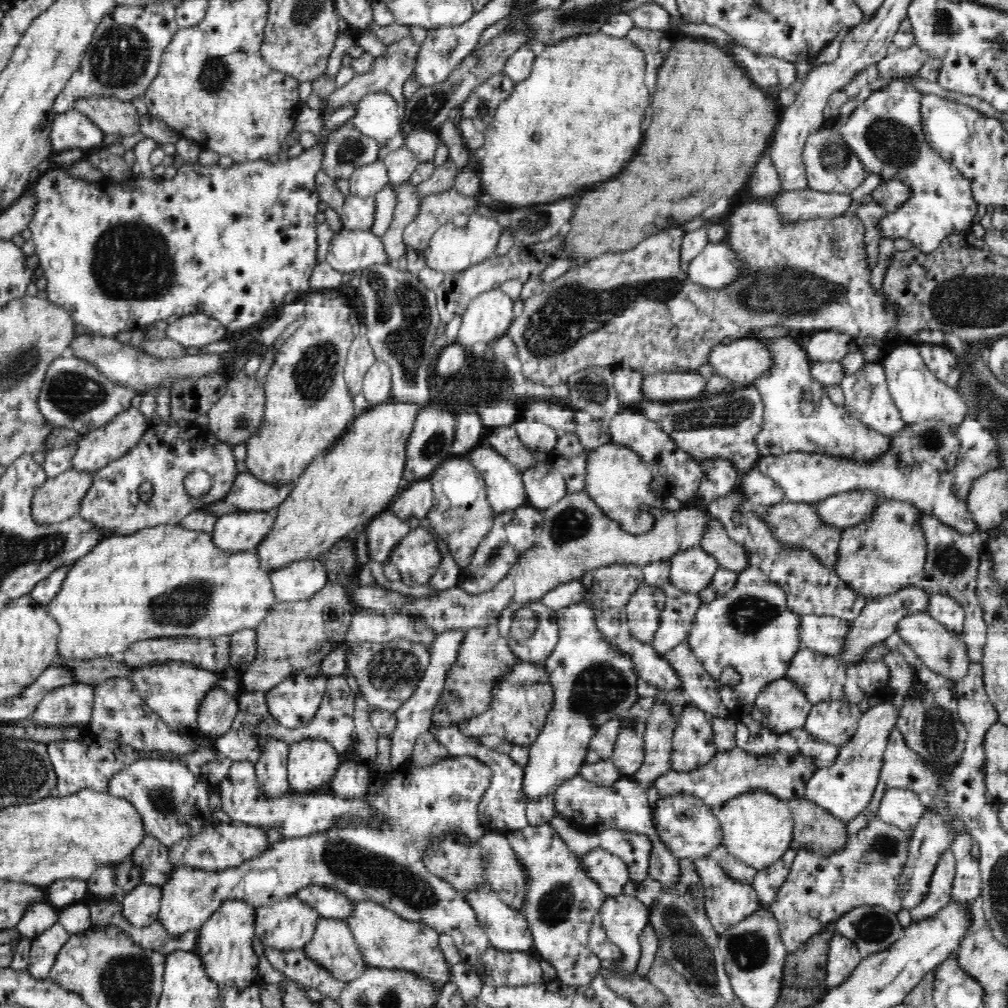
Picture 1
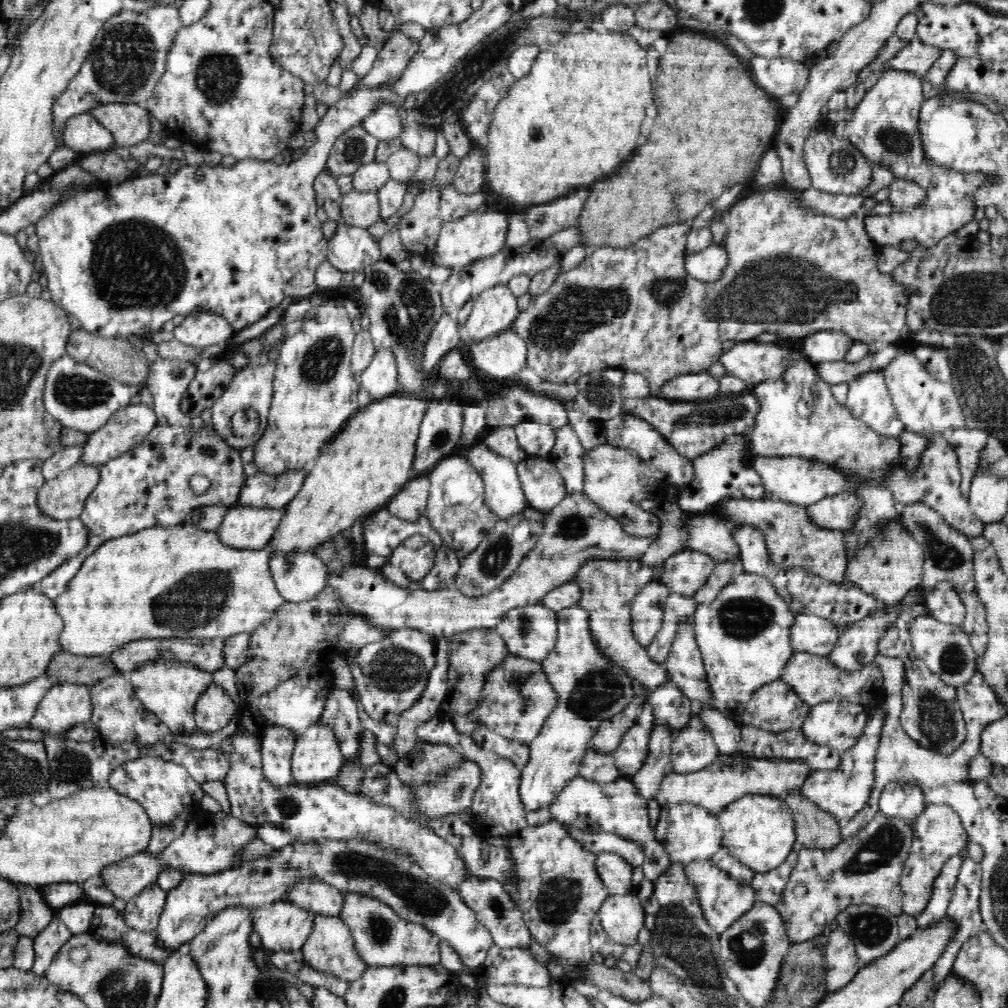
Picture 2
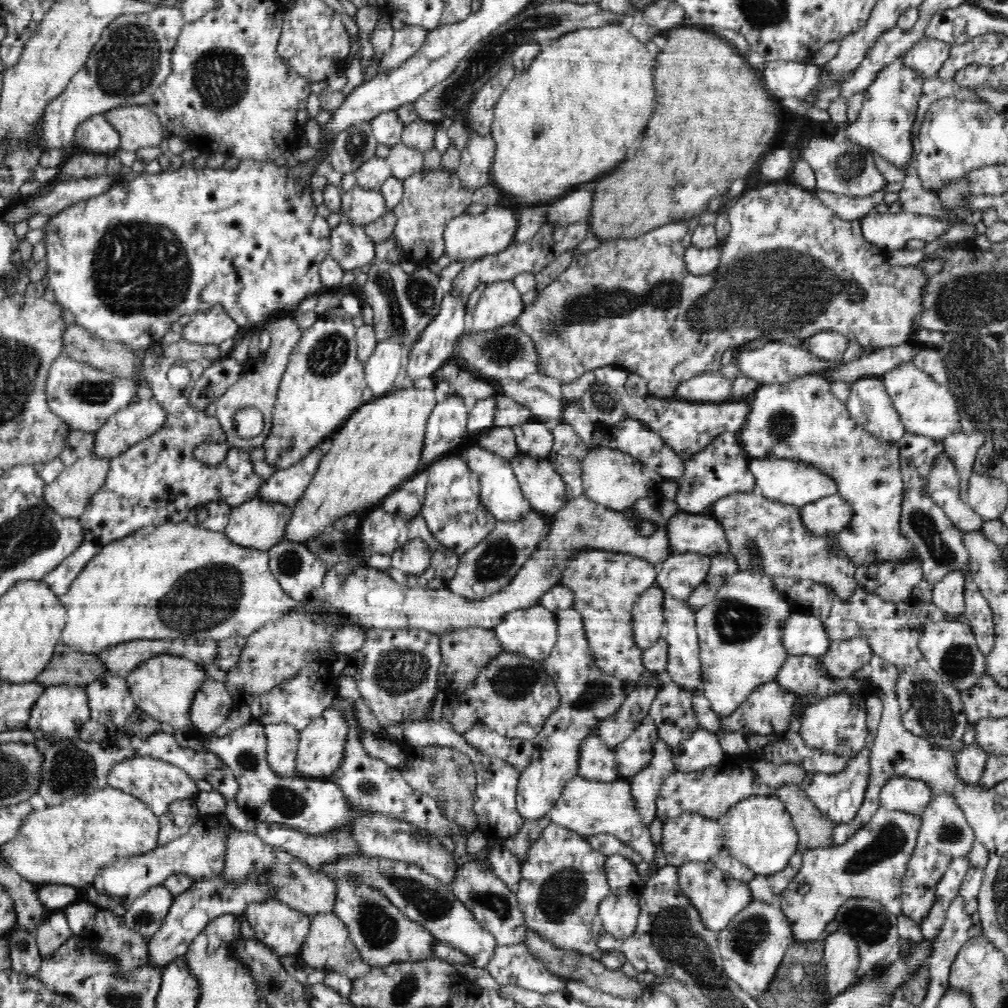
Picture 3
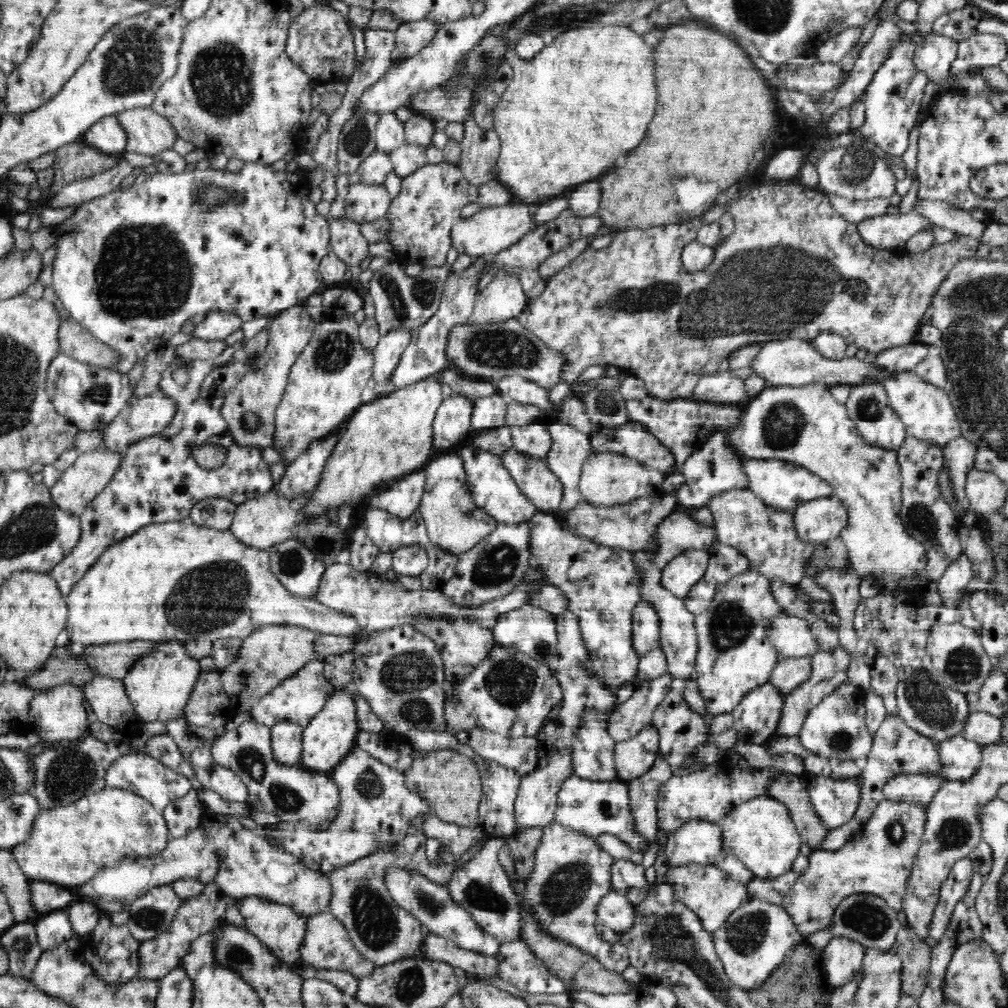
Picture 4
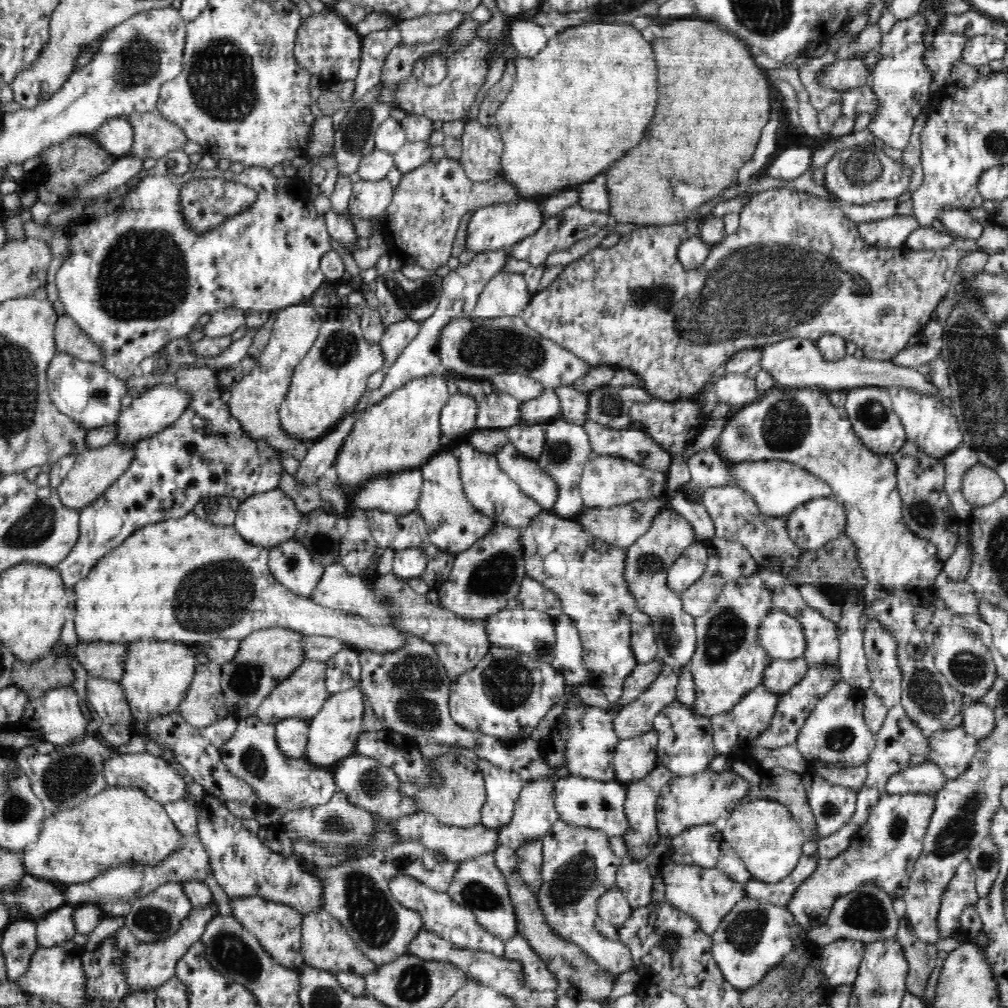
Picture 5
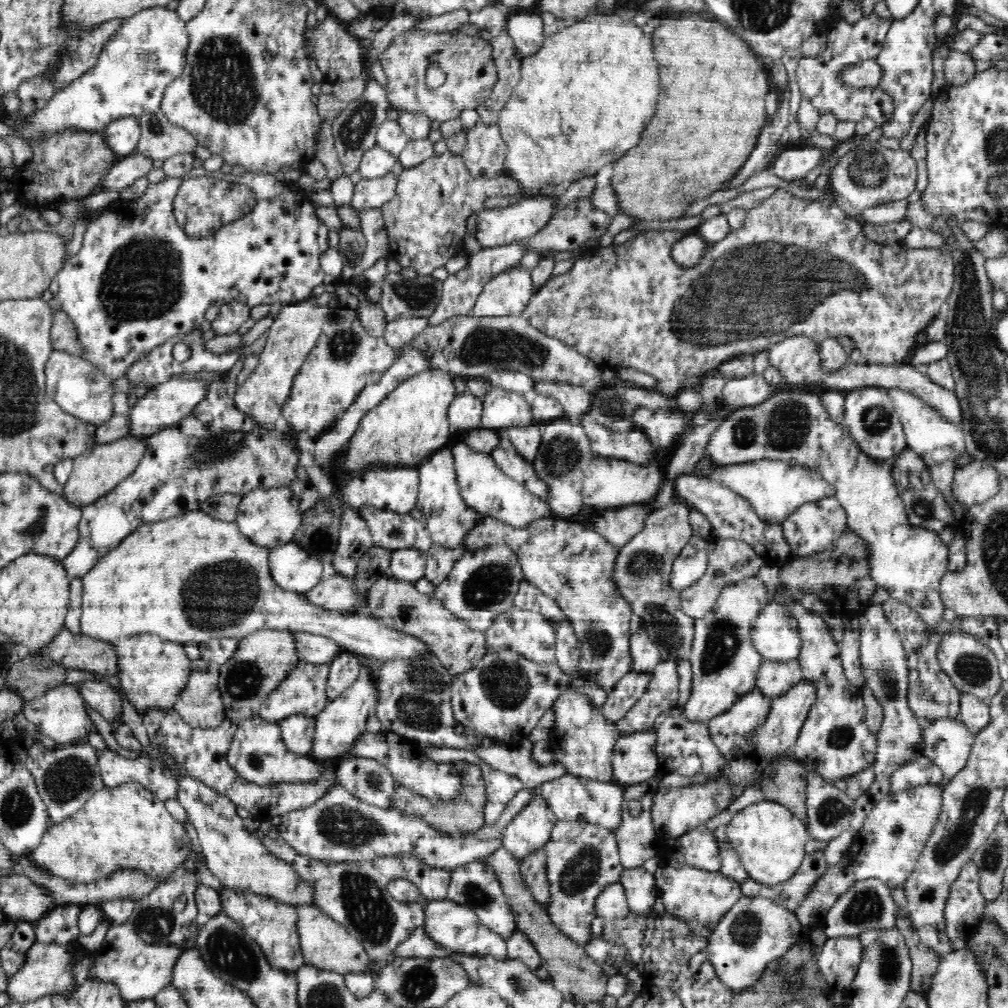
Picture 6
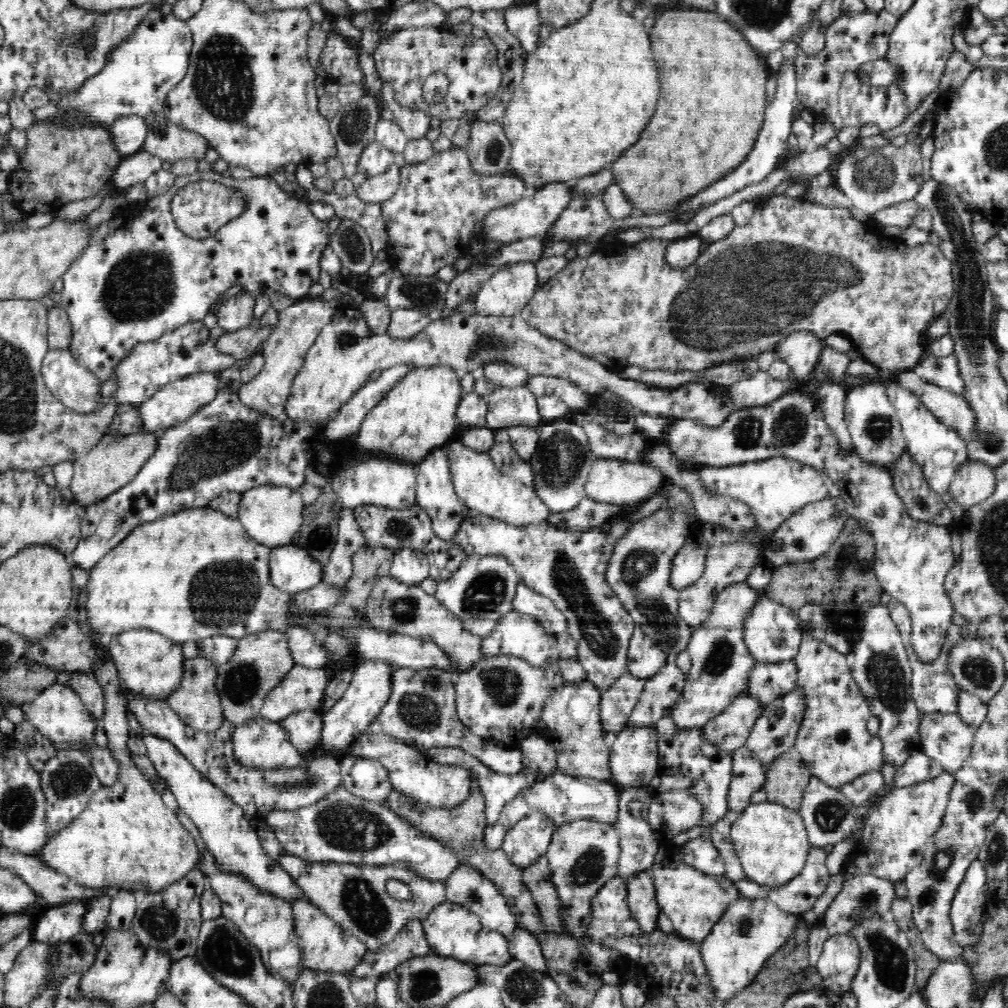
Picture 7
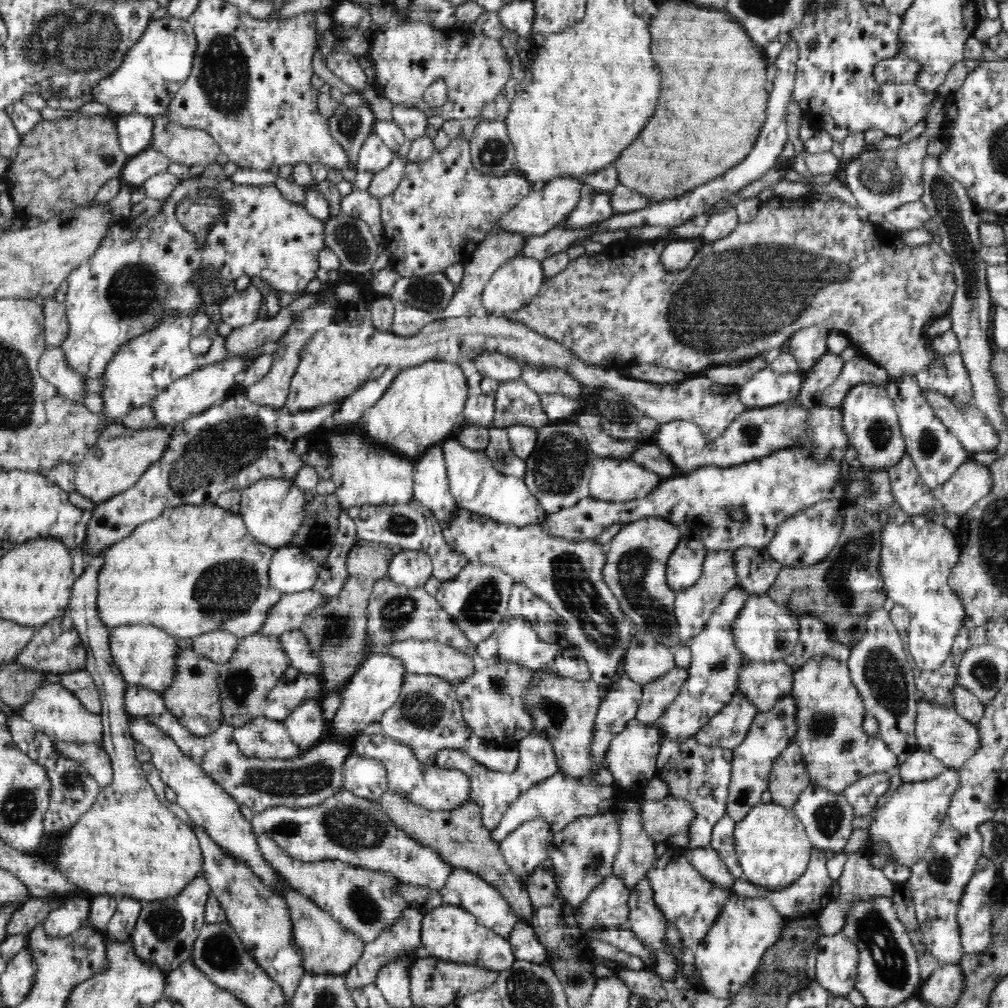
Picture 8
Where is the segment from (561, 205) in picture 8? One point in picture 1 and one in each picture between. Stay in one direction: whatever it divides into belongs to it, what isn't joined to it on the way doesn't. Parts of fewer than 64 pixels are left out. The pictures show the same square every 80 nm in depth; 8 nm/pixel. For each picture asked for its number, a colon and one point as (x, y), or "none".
1: (452, 249)
2: (475, 236)
3: (468, 237)
4: (493, 229)
5: (494, 227)
6: (500, 226)
7: (528, 218)

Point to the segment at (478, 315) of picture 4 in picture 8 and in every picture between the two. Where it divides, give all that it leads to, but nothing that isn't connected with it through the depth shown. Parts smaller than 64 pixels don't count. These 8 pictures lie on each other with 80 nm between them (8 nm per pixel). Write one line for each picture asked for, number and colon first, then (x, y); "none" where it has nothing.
5: (506, 295)
6: (508, 293)
7: (509, 289)
8: (513, 285)

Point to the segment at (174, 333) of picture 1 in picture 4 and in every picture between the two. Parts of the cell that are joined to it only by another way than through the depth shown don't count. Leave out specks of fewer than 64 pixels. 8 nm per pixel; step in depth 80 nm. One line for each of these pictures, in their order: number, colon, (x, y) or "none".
2: (197, 329)
3: (214, 326)
4: (216, 325)

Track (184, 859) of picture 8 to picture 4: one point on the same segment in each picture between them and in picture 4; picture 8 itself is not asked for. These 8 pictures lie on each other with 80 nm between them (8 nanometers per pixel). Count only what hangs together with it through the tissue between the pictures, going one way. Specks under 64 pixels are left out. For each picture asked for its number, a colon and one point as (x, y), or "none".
4: (68, 845)
5: (118, 825)
6: (126, 827)
7: (127, 838)

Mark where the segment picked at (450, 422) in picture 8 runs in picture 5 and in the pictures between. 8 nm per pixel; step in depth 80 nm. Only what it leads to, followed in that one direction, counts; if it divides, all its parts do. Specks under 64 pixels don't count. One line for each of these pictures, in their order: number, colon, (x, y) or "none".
5: (402, 432)
6: (411, 423)
7: (418, 415)

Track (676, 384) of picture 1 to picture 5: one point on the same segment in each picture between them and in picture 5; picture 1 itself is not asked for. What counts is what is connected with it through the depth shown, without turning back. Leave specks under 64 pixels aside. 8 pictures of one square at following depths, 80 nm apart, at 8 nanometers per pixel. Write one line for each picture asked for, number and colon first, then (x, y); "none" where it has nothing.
2: (701, 386)
3: (713, 387)
4: (722, 387)
5: (736, 389)

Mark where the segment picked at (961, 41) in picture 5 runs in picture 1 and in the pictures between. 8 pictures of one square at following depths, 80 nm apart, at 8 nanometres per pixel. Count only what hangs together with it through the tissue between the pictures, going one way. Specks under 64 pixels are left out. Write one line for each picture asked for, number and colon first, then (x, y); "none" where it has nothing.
1: (905, 61)
2: (917, 57)
3: (926, 56)
4: (935, 56)

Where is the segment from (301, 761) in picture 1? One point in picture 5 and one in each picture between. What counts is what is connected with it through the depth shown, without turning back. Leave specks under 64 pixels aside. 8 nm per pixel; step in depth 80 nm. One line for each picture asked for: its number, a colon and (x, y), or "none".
2: (316, 758)
3: (322, 743)
4: (329, 736)
5: (333, 733)

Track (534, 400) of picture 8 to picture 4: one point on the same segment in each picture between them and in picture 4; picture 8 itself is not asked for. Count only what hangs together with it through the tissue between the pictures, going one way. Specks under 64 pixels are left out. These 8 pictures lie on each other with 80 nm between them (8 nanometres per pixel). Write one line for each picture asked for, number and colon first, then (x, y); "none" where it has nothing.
4: (488, 412)
5: (497, 410)
6: (501, 409)
7: (507, 407)

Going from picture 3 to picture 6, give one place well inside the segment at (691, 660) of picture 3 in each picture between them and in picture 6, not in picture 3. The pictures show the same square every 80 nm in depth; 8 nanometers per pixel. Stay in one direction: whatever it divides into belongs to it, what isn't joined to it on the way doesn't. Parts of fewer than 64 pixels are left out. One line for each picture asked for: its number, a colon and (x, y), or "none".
4: (677, 533)
5: (648, 559)
6: (642, 572)

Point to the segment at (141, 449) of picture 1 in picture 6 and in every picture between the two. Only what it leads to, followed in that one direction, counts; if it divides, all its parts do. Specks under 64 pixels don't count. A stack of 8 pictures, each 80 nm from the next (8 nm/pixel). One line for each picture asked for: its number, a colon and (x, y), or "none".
2: (149, 486)
3: (159, 480)
4: (159, 481)
5: (167, 480)
6: (216, 449)

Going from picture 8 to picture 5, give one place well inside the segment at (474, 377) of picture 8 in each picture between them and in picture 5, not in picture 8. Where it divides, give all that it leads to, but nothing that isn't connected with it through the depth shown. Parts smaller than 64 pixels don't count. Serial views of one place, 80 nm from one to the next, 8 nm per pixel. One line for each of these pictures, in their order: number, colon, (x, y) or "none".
5: (459, 415)
6: (466, 413)
7: (473, 409)

